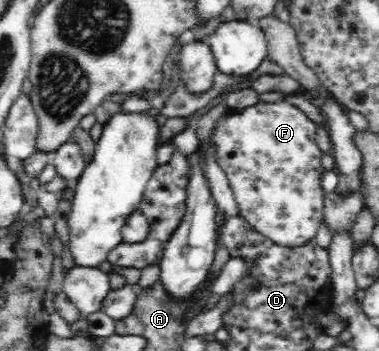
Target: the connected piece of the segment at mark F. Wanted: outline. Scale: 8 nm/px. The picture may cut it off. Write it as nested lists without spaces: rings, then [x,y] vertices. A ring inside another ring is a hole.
[[[283,101],[283,103],[266,103],[259,102],[257,105],[245,107],[242,110],[231,110],[215,121],[213,133],[208,137],[207,141],[215,146],[216,162],[222,167],[222,170],[228,177],[233,195],[235,196],[237,205],[239,206],[240,215],[243,216],[260,234],[272,239],[277,245],[283,247],[301,247],[311,239],[315,238],[317,227],[321,225],[324,215],[324,193],[321,189],[321,175],[326,171],[321,164],[322,153],[315,142],[315,122],[309,121],[307,115],[295,106]]]

